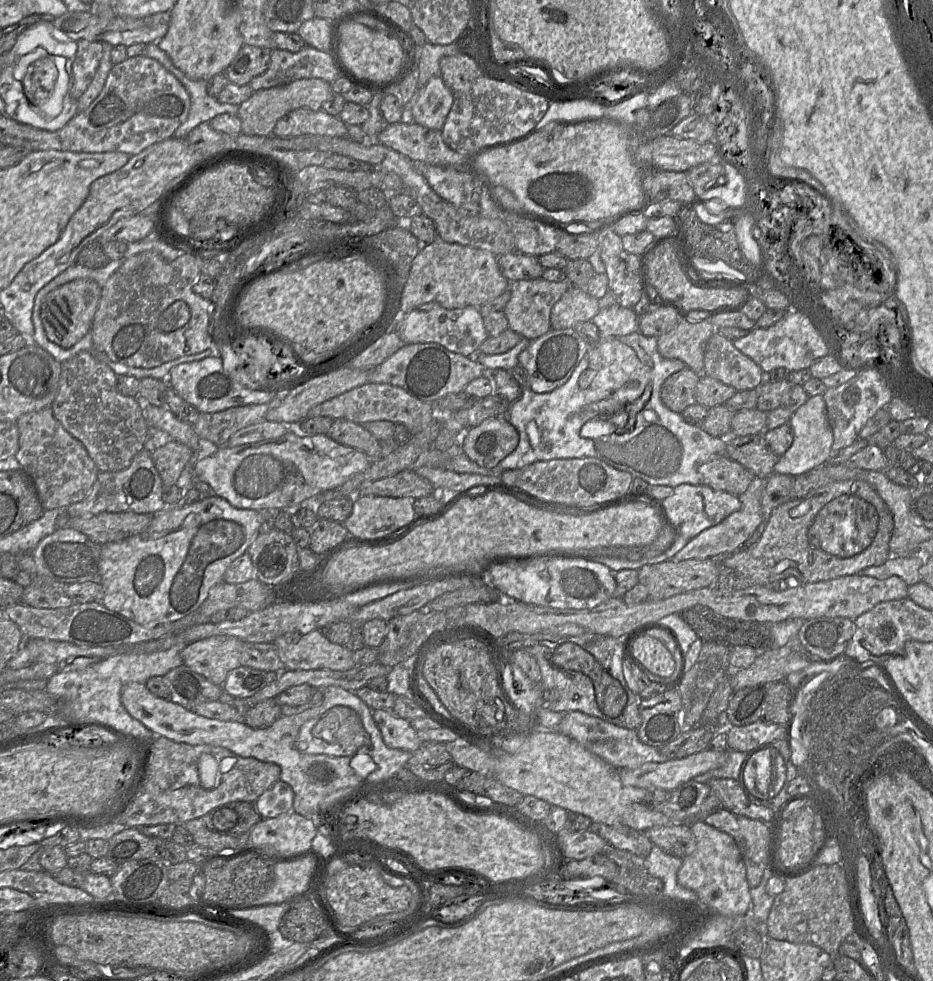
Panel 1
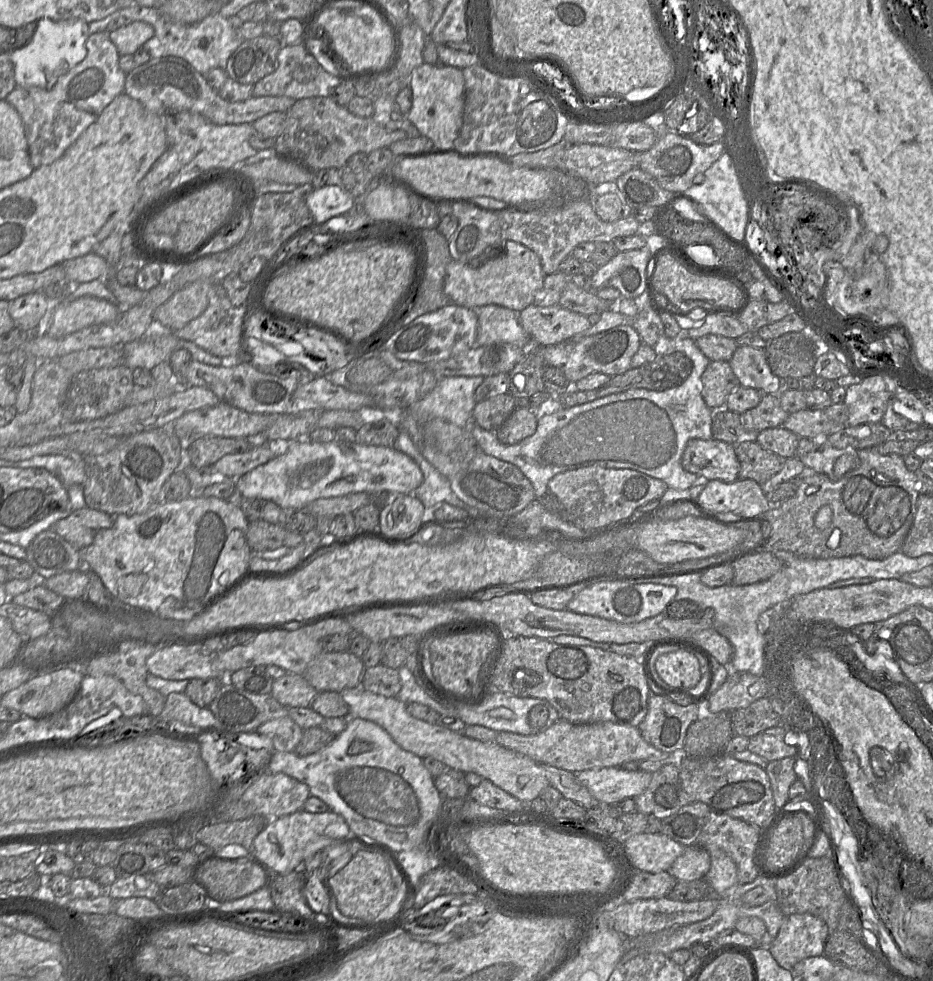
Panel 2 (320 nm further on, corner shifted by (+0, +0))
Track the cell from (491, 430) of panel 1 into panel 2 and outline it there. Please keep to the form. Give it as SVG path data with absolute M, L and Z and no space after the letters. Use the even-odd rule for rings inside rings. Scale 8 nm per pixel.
M516 408L496 431L496 436L505 445L517 444L535 433L537 419L528 408Z

